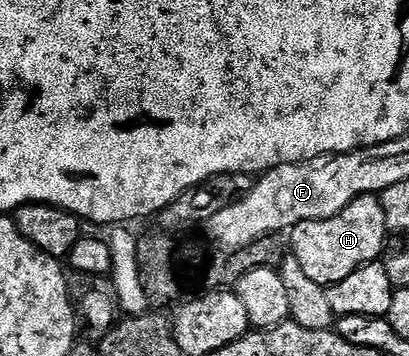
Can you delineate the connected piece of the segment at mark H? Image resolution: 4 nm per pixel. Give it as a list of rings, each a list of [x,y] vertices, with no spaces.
[[[359,195],[353,203],[346,205],[334,217],[302,221],[291,228],[290,255],[302,265],[302,273],[310,277],[319,287],[325,289],[338,281],[346,281],[366,263],[375,263],[384,255],[386,242],[384,235],[389,234],[386,213],[376,195]]]

